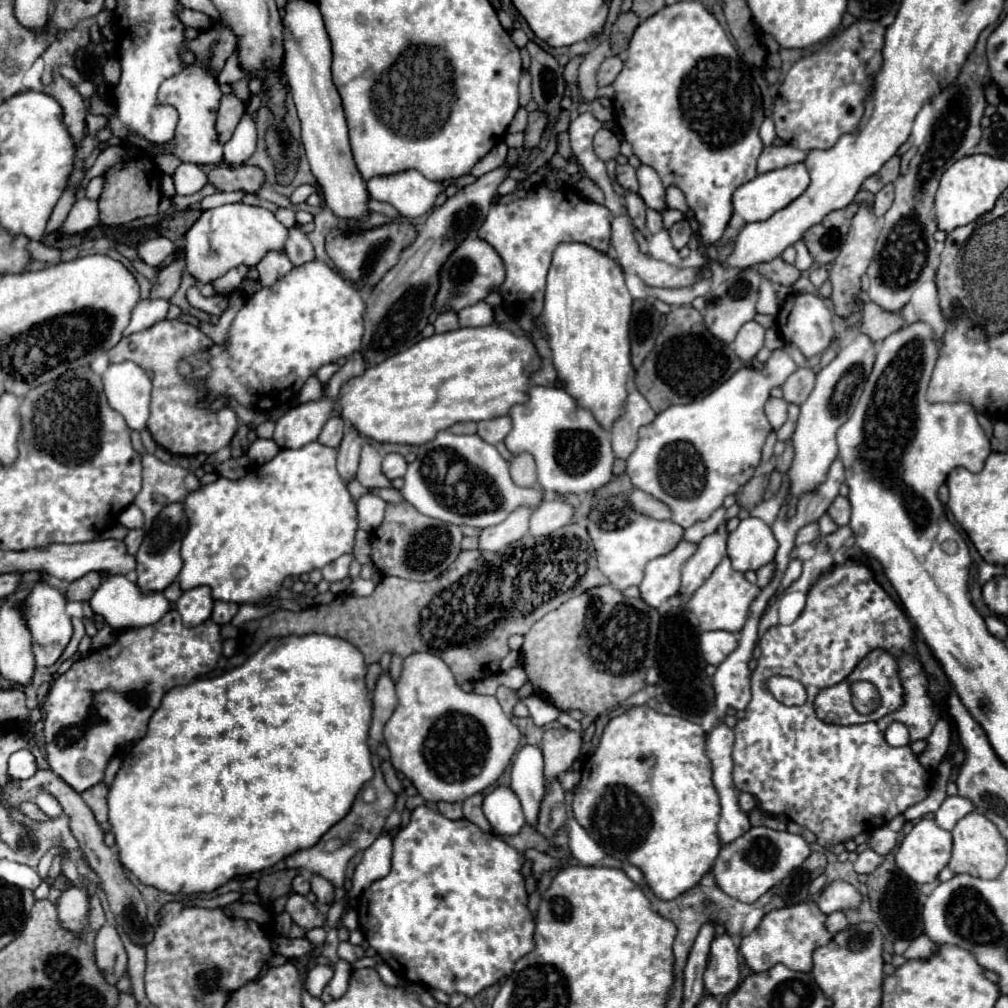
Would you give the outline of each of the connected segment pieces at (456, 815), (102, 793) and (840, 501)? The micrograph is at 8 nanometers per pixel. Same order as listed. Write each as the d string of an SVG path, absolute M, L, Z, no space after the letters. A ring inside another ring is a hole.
M441 801L439 803L439 811L447 819L461 819L463 817L463 811L461 811L461 805L459 803L445 803L445 801Z
M97 783L97 785L89 787L87 791L83 791L81 797L89 805L89 809L93 811L95 819L99 823L105 823L107 821L107 785L105 783Z
M837 495L835 501L831 503L831 507L827 509L827 513L831 515L831 519L833 519L837 525L847 525L847 523L849 523L849 515L851 515L849 499Z

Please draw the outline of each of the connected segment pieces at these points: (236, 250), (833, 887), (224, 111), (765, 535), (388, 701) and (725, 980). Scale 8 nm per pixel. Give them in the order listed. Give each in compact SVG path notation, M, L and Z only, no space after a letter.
M227 203L215 209L201 211L201 217L185 233L187 271L201 283L209 283L237 265L257 265L271 249L283 249L287 229L265 207Z
M831 881L829 885L825 885L825 889L819 895L819 909L829 915L833 911L847 911L847 909L859 909L859 905L863 903L863 897L859 893L859 889L847 881Z
M223 95L221 97L217 121L215 121L215 131L217 131L221 143L227 143L231 139L243 113L245 113L245 105L239 97L235 97L235 95Z
M747 517L739 523L727 539L727 555L735 571L757 571L765 563L771 563L777 551L777 541L771 533L771 527L757 519Z
M383 673L377 681L375 693L373 693L373 721L369 727L369 737L377 743L383 743L383 727L393 715L393 709L397 705L395 695L395 683L391 681L389 673Z
M725 933L713 939L709 963L705 971L705 993L729 995L739 985L739 951L733 939Z

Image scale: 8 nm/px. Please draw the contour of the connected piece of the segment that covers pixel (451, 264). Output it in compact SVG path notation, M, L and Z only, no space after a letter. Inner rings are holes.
M469 237L465 239L455 253L447 259L447 263L441 269L441 289L435 299L435 309L437 311L461 311L467 305L473 305L481 299L485 299L491 291L501 287L505 281L505 265L497 251L483 239Z

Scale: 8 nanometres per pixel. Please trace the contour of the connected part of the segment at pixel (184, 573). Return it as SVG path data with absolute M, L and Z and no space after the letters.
M313 441L313 443L309 443L309 445L305 445L301 449L281 449L275 459L271 459L269 463L265 463L261 467L255 467L253 471L249 471L239 481L229 481L225 477L219 477L215 483L203 485L199 491L193 491L193 493L187 495L187 499L185 499L185 513L187 513L187 519L189 519L189 531L185 533L183 547L181 547L181 557L183 557L183 569L179 573L181 589L187 591L187 589L193 589L193 587L199 587L199 585L207 585L207 587L213 589L213 599L233 601L233 603L239 603L239 605L243 605L243 603L257 603L263 597L273 595L281 587L285 577L301 575L301 573L311 573L313 569L323 569L333 559L337 559L337 557L341 557L345 553L351 553L353 545L355 545L355 533L359 529L357 527L357 507L355 507L355 501L353 501L351 493L347 491L347 485L343 483L343 479L341 479L341 475L337 471L337 449L325 447L319 441Z

